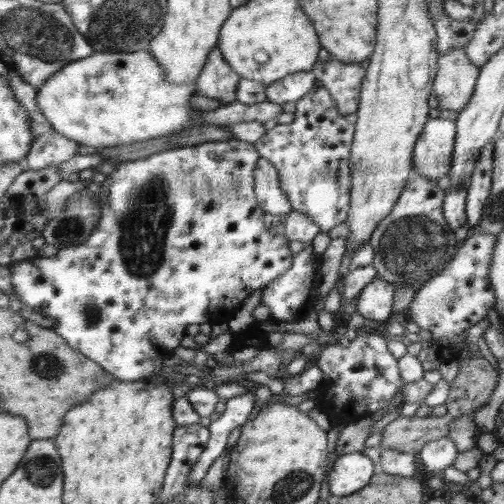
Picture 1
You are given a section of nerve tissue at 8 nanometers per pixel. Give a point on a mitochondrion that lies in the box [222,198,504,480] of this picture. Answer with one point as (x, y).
(415, 246)

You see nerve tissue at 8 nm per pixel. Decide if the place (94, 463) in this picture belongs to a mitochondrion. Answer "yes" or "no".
no

